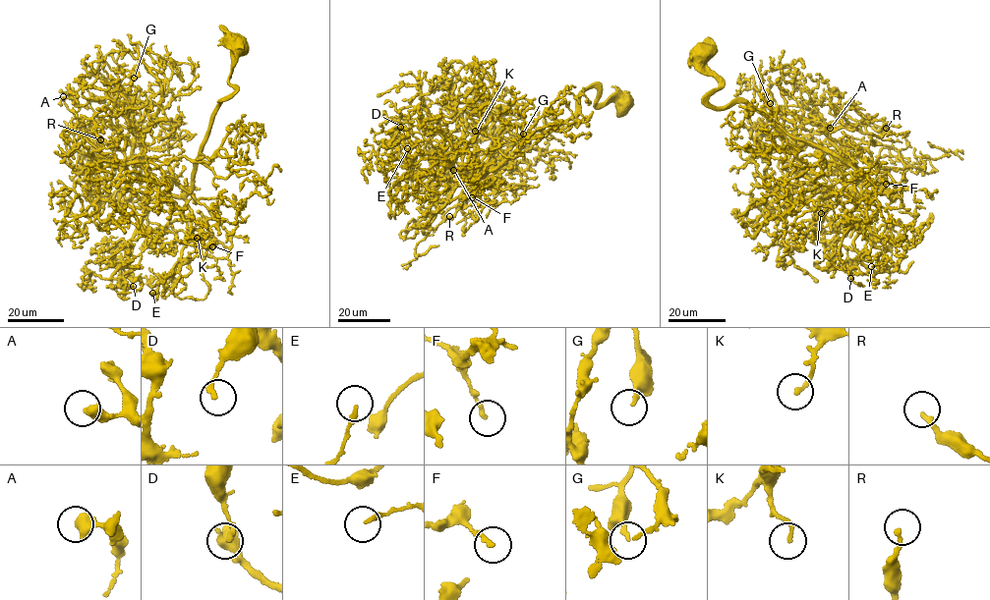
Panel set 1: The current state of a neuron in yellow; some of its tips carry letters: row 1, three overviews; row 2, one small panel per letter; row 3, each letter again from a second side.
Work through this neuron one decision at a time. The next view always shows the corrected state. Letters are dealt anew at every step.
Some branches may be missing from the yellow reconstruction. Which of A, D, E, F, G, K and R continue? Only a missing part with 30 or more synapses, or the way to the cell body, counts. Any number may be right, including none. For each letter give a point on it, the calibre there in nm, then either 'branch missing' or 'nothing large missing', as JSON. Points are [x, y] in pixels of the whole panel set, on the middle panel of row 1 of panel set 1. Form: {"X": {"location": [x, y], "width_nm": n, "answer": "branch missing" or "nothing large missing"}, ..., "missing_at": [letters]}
{"A": {"location": [453, 170], "width_nm": 460, "answer": "nothing large missing"}, "D": {"location": [400, 127], "width_nm": 180, "answer": "nothing large missing"}, "E": {"location": [407, 148], "width_nm": 180, "answer": "nothing large missing"}, "F": {"location": [472, 197], "width_nm": 160, "answer": "nothing large missing"}, "G": {"location": [523, 134], "width_nm": 150, "answer": "nothing large missing"}, "K": {"location": [475, 131], "width_nm": 160, "answer": "nothing large missing"}, "R": {"location": [449, 216], "width_nm": 160, "answer": "nothing large missing"}, "missing_at": []}

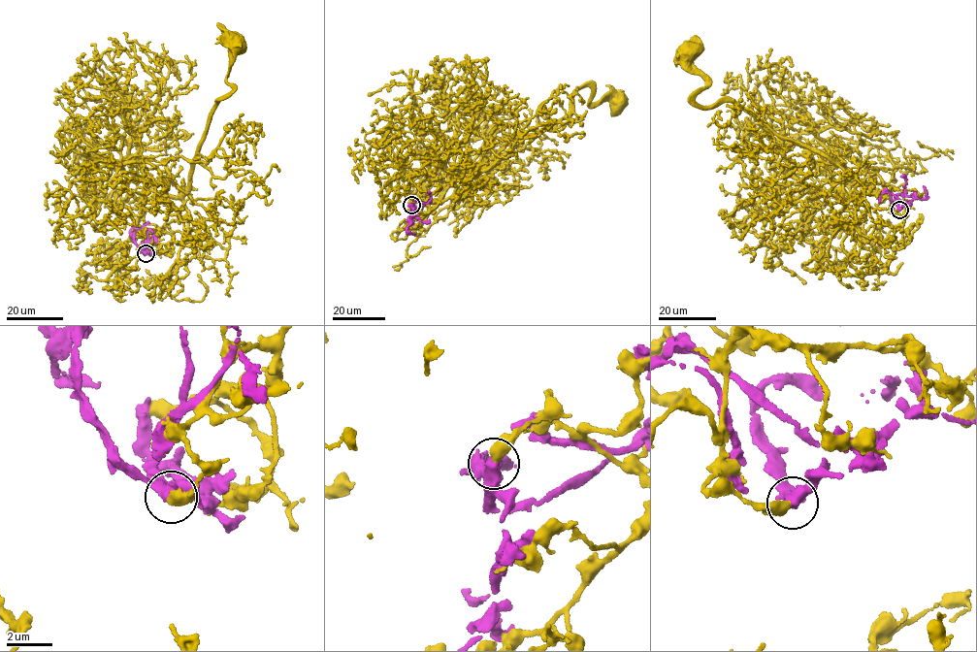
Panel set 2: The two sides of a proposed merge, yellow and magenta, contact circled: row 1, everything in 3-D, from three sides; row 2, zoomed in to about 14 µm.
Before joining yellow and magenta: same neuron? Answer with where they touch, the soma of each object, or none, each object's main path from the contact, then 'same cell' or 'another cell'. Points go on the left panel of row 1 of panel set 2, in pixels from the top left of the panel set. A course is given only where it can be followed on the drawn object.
place (146, 253); soma yellow (235, 43); soma magenta none; course yellow (146, 253), (161, 230), (144, 221), (143, 205), (186, 190), (215, 100), (232, 90), (226, 76), (234, 42); course magenta (146, 253), (138, 247), (134, 232), (130, 230), (149, 222); another cell

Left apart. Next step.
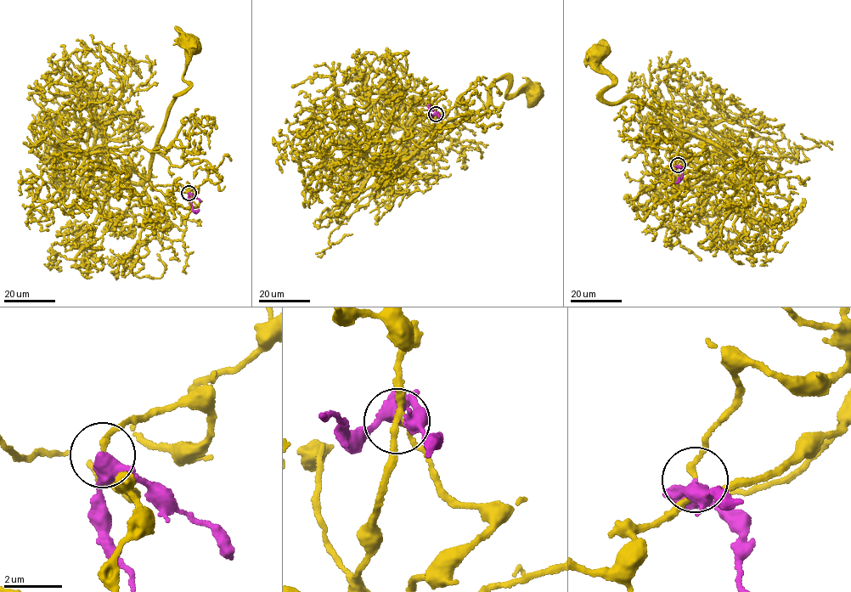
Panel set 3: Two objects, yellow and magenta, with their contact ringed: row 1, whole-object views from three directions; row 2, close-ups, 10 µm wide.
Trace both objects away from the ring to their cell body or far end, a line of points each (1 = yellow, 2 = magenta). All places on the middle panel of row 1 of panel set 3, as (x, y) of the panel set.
1: (436, 114), (430, 146), (405, 131), (388, 165), (481, 108), (497, 81), (534, 94)
2: (436, 114), (431, 115), (428, 112), (430, 104)

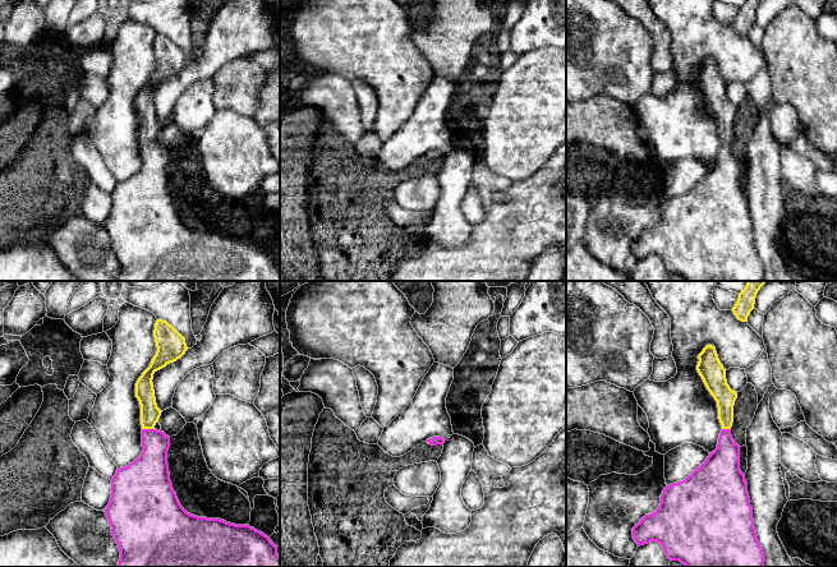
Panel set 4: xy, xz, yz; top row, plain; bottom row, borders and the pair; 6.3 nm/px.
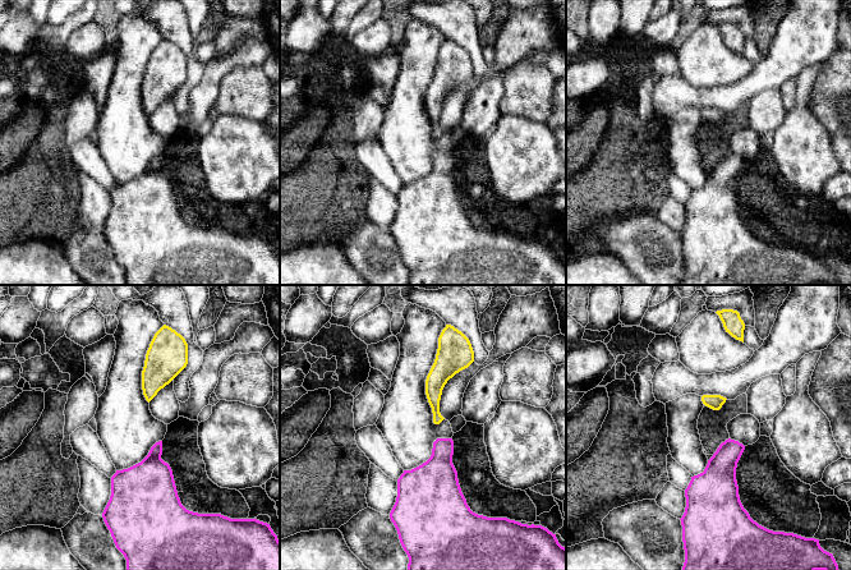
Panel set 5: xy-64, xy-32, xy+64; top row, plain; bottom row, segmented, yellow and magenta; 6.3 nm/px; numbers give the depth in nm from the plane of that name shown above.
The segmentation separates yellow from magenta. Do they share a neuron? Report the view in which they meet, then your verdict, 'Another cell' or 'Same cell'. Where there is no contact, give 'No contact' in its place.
Touches yellow in xy. Same cell

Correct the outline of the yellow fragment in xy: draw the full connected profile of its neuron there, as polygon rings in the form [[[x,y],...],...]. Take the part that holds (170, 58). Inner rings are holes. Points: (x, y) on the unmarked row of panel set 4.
[[[162,33],[156,34],[153,51],[156,69],[135,97],[143,165],[137,174],[116,184],[111,212],[104,225],[120,264],[118,281],[280,281],[277,259],[263,246],[249,239],[198,231],[181,221],[169,186],[170,151],[155,142],[162,125],[156,117],[152,93],[157,84],[180,73],[188,61],[185,52]]]

